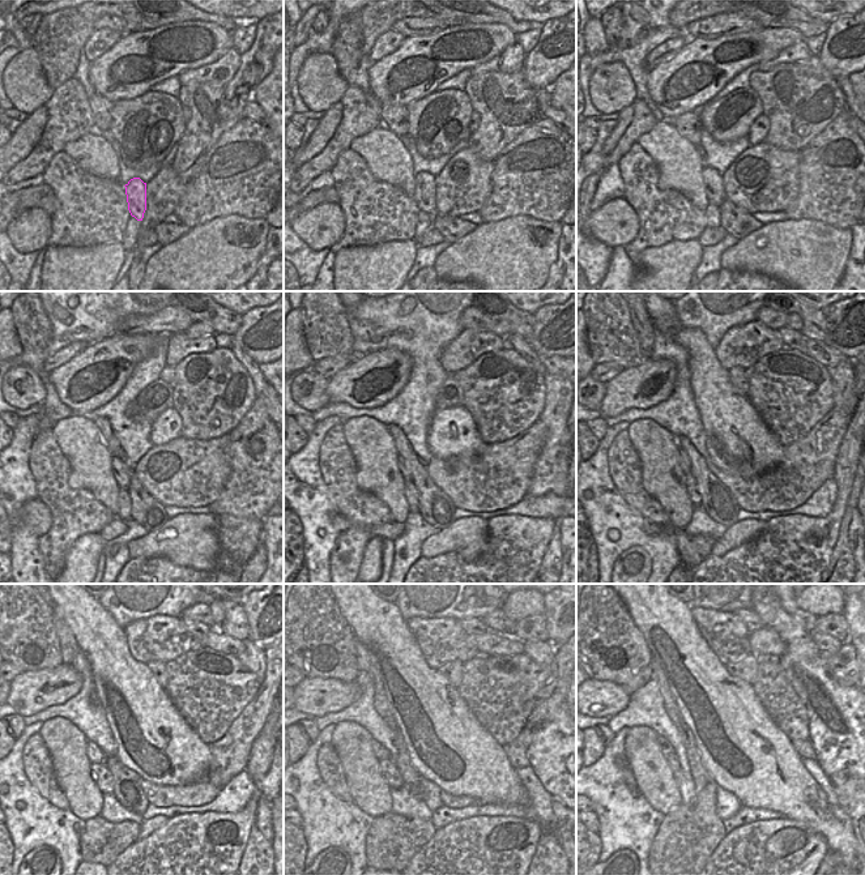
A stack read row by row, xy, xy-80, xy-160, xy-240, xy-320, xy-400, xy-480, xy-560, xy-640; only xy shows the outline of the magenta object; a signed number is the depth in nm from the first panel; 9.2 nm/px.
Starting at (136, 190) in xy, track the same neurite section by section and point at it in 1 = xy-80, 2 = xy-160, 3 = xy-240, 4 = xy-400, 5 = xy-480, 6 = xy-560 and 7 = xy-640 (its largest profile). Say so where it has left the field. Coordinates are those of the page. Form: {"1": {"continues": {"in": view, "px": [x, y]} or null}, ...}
{"1": {"continues": {"in": "xy-80", "px": [424, 182]}}, "2": {"continues": {"in": "xy-160", "px": [712, 179]}}, "3": {"continues": {"in": "xy-240", "px": [120, 468]}}, "4": {"continues": {"in": "xy-400", "px": [684, 461]}}, "5": {"continues": {"in": "xy-480", "px": [94, 754]}}, "6": {"continues": {"in": "xy-560", "px": [378, 750]}}, "7": {"continues": {"in": "xy-640", "px": [665, 747]}}}

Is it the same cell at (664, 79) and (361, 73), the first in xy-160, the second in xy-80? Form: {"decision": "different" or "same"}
{"decision": "different"}

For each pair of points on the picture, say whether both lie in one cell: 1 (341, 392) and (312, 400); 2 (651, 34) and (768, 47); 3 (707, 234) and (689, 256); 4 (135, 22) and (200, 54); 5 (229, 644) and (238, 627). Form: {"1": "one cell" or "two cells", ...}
{"1": "two cells", "2": "two cells", "3": "two cells", "4": "two cells", "5": "two cells"}

